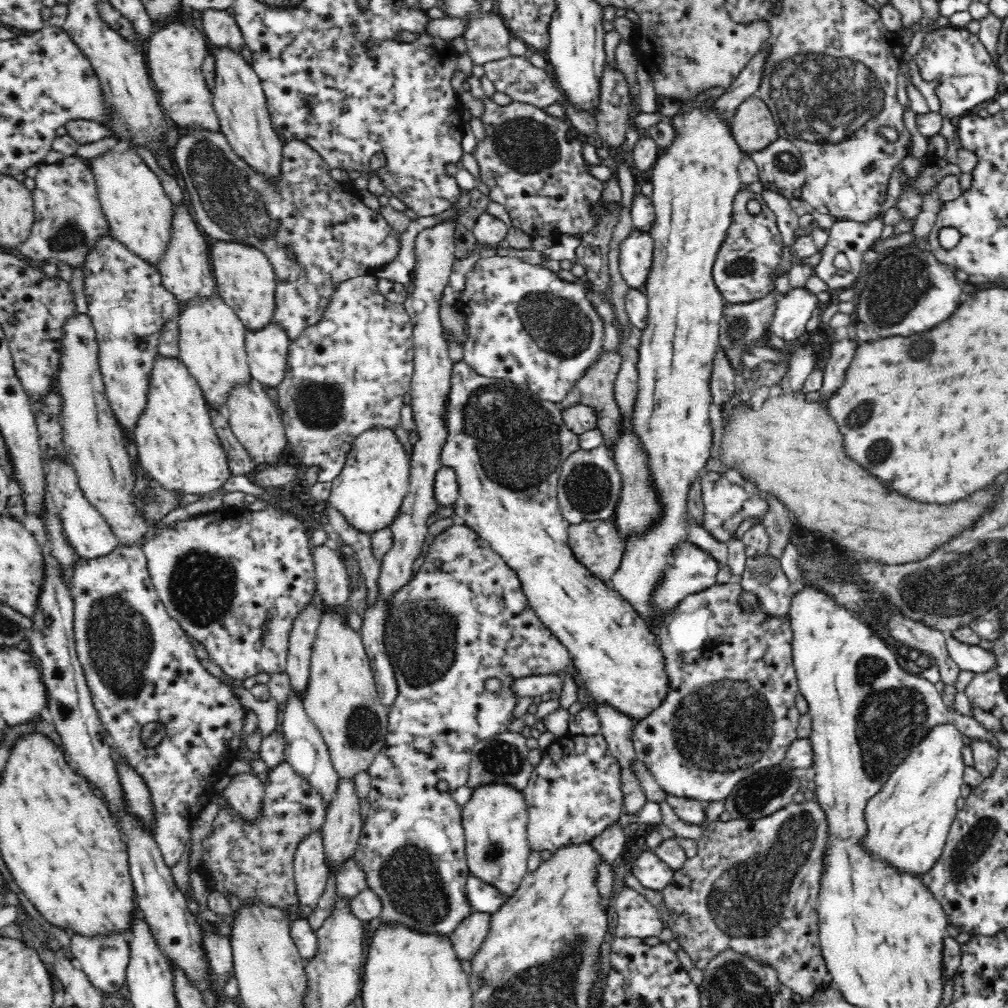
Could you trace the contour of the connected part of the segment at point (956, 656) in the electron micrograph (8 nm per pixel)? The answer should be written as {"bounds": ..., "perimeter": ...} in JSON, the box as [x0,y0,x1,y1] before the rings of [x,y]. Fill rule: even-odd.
{"bounds":[947,635,999,674],"perimeter":[[[950,635],[947,637],[947,649],[960,670],[984,674],[999,667],[999,658],[994,651],[990,652],[979,645],[964,644]]]}

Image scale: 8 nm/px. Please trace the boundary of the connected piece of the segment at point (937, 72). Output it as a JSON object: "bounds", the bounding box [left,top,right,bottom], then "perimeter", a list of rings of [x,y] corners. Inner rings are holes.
{"bounds":[915,24,1003,121],"perimeter":[[[949,24],[931,33],[926,32],[922,40],[922,50],[915,56],[915,61],[922,79],[929,84],[938,82],[936,95],[941,103],[941,119],[955,121],[974,110],[977,105],[994,101],[1003,91],[1003,73],[977,33],[970,32],[967,27]]]}

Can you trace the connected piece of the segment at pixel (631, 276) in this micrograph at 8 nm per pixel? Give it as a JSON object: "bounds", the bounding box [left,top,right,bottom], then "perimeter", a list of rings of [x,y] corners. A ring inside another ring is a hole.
{"bounds":[619,227,653,288],"perimeter":[[[633,227],[619,248],[619,271],[630,288],[645,286],[652,263],[653,238]]]}

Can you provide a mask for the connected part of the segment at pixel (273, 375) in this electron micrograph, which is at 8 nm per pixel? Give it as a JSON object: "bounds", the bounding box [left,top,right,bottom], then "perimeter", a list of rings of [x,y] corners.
{"bounds":[245,322,290,390],"perimeter":[[[274,322],[258,332],[247,331],[245,351],[251,376],[266,388],[278,390],[290,368],[290,347],[290,337]]]}

